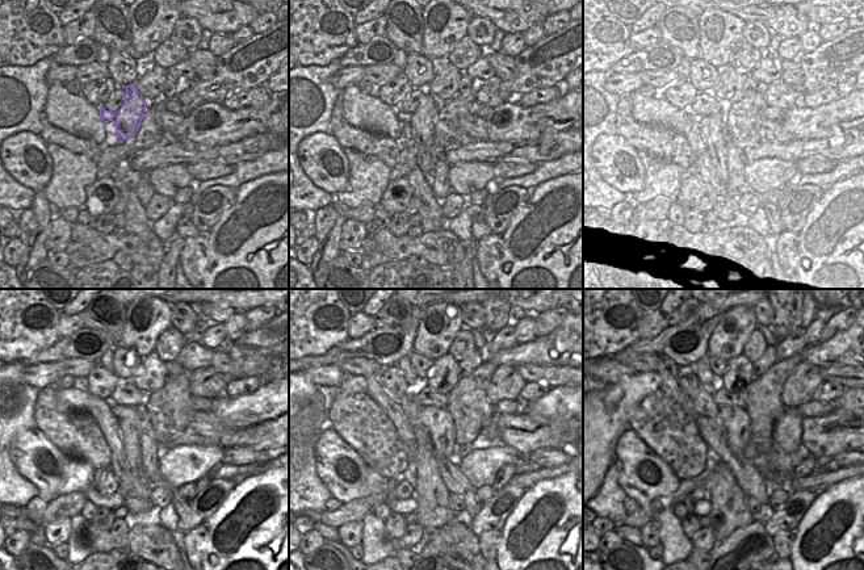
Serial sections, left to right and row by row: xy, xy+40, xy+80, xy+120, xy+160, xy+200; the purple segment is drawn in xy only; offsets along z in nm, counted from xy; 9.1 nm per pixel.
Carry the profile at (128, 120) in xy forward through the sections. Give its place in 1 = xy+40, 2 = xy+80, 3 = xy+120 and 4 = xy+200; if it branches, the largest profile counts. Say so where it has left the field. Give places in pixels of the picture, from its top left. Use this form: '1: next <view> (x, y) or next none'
1: next xy+40 (422, 121)
2: next xy+80 (717, 124)
3: next xy+120 (133, 441)
4: next xy+200 (729, 511)

